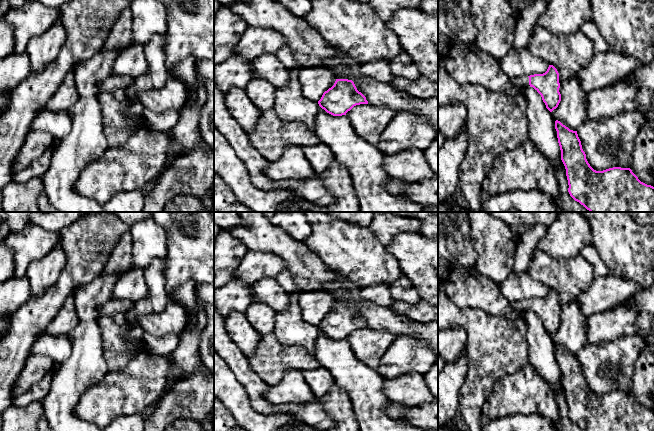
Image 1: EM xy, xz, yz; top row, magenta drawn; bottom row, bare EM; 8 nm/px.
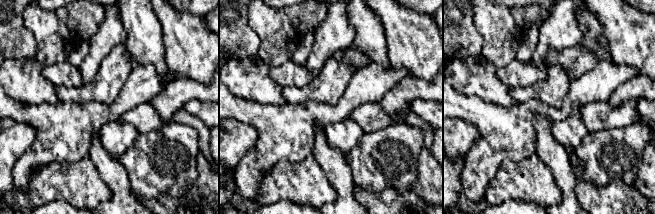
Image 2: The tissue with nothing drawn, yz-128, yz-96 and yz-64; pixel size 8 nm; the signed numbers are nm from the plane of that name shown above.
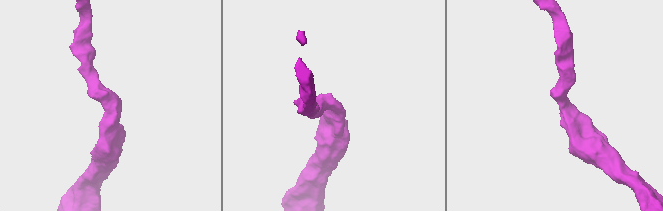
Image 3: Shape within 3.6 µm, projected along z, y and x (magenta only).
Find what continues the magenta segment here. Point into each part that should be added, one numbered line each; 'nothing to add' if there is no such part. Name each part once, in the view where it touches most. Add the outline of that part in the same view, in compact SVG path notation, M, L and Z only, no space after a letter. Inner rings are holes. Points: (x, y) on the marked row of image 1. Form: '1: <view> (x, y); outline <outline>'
1: yz (523, 82); outline M522 76L520 78L514 78L512 79L513 85L515 85L518 88L521 88L522 90L530 87L529 85L529 77L528 76Z

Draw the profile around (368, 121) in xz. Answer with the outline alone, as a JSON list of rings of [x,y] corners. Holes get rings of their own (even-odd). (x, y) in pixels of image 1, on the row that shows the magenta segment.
[[[368,103],[354,106],[346,116],[358,136],[372,145],[377,145],[382,132],[396,113],[394,109]]]

